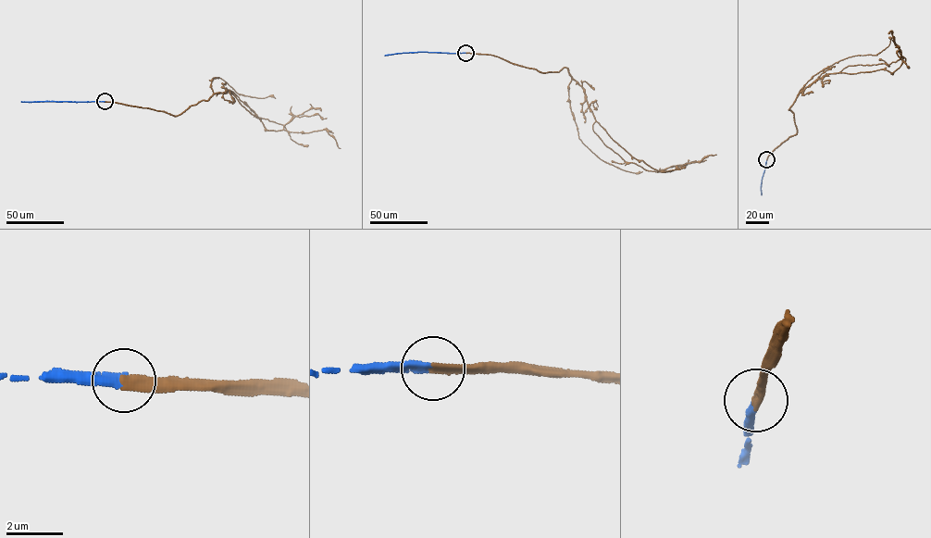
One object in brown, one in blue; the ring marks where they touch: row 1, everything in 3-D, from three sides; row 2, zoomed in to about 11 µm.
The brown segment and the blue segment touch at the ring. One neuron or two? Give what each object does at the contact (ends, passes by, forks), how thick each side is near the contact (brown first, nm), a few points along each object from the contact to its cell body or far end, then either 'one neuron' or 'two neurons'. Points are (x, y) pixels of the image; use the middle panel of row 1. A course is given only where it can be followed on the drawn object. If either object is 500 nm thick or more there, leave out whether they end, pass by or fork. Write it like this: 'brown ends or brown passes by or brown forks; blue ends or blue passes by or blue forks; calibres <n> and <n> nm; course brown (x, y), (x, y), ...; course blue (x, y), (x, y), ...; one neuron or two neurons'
brown ends; blue ends; calibres 360 and 320 nm; course brown (465, 53), (492, 55), (545, 72), (566, 68), (608, 134), (657, 170), (670, 171), (716, 155); course blue (465, 53), (418, 52), (384, 56); one neuron

